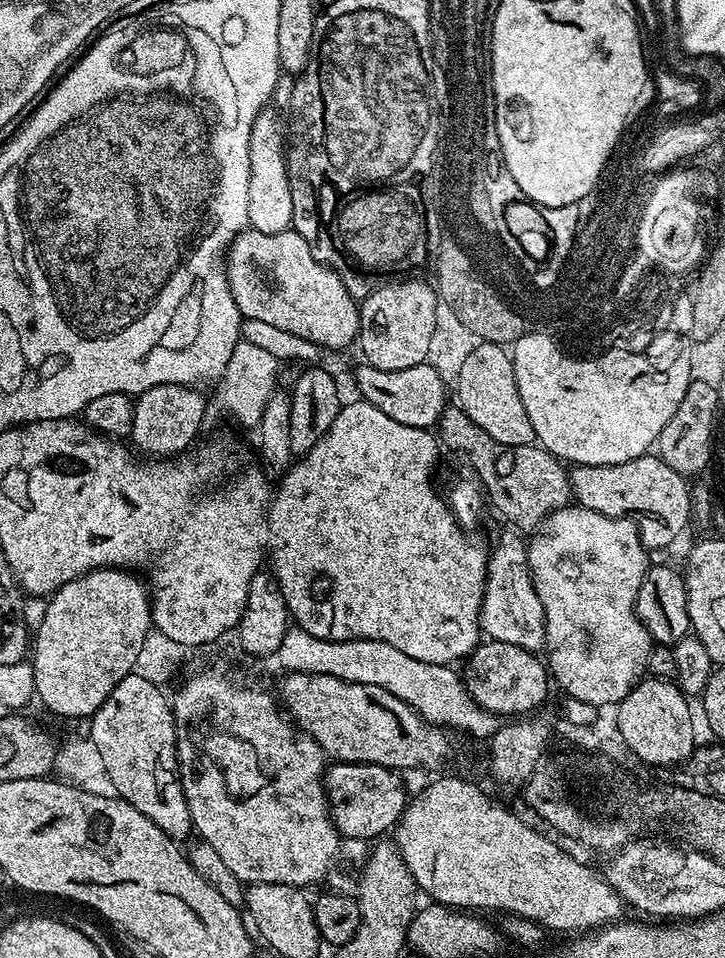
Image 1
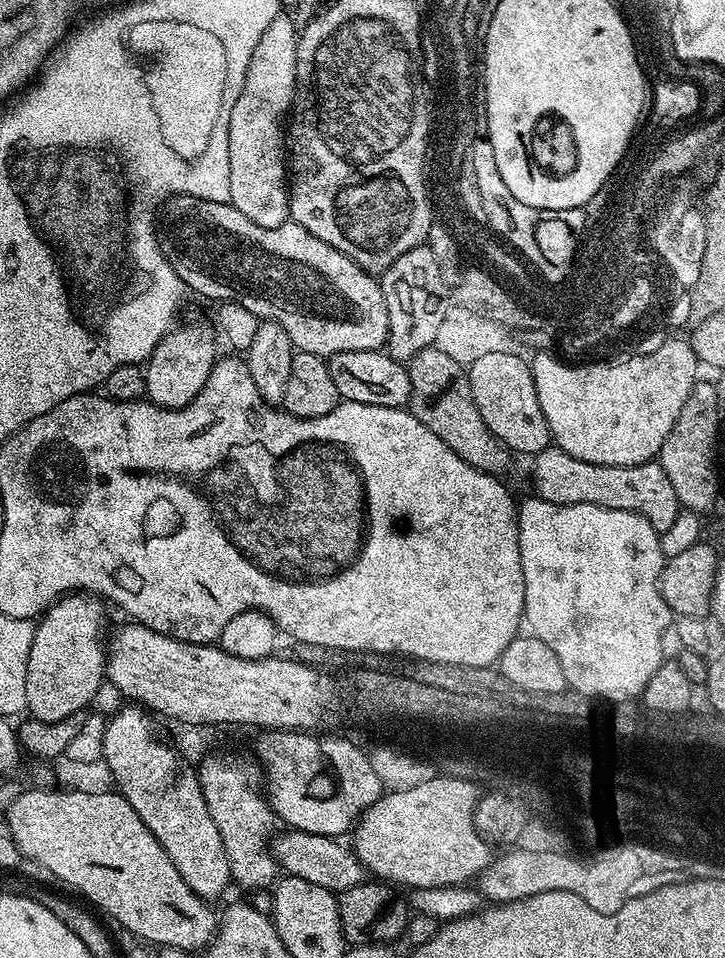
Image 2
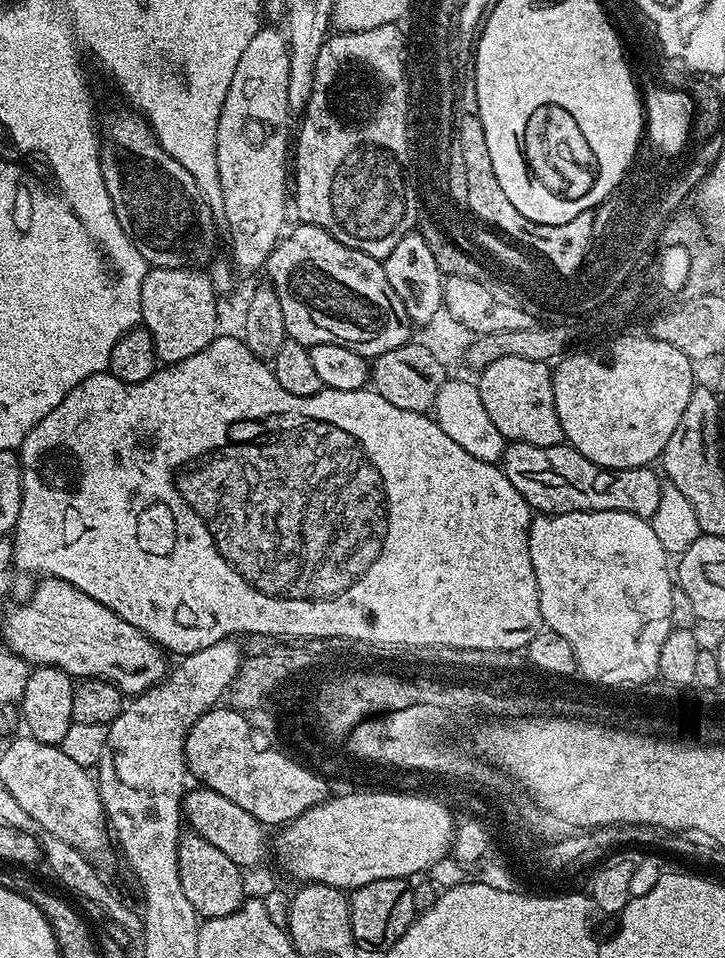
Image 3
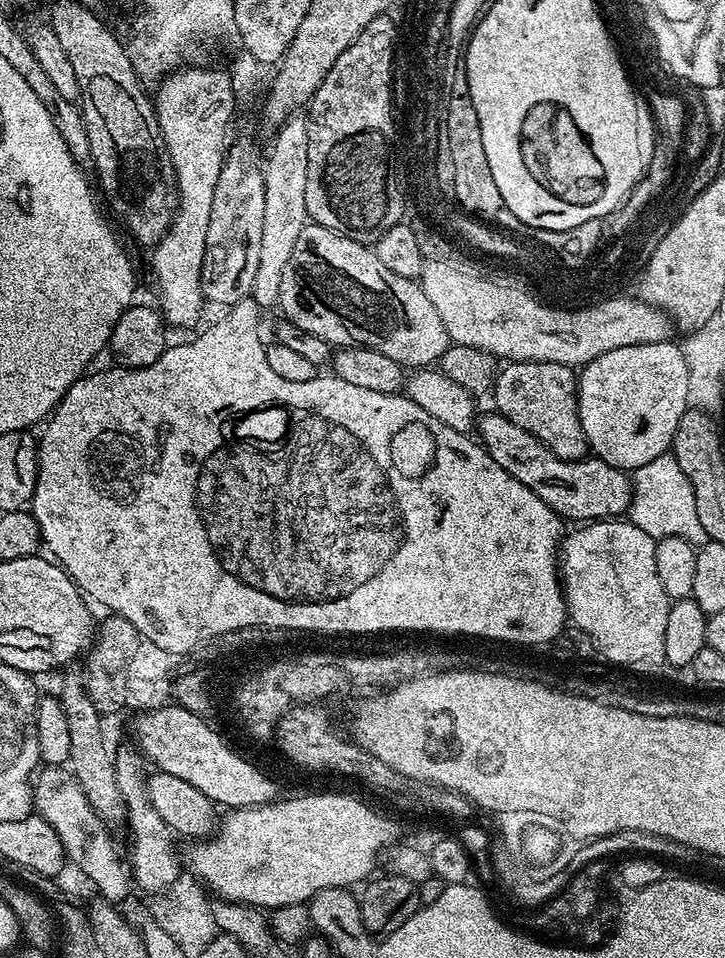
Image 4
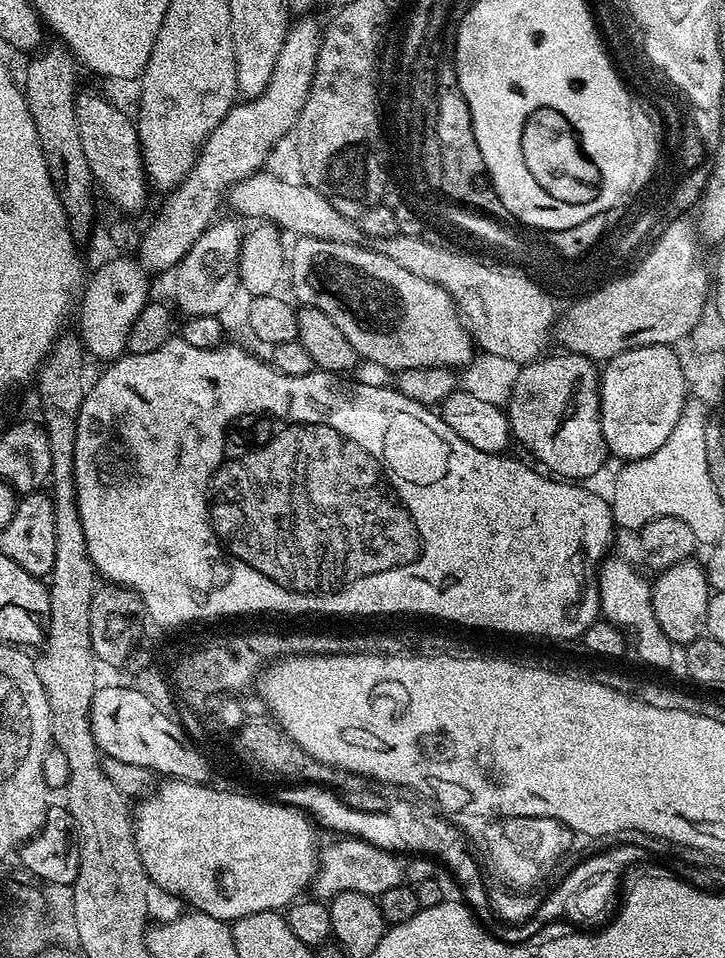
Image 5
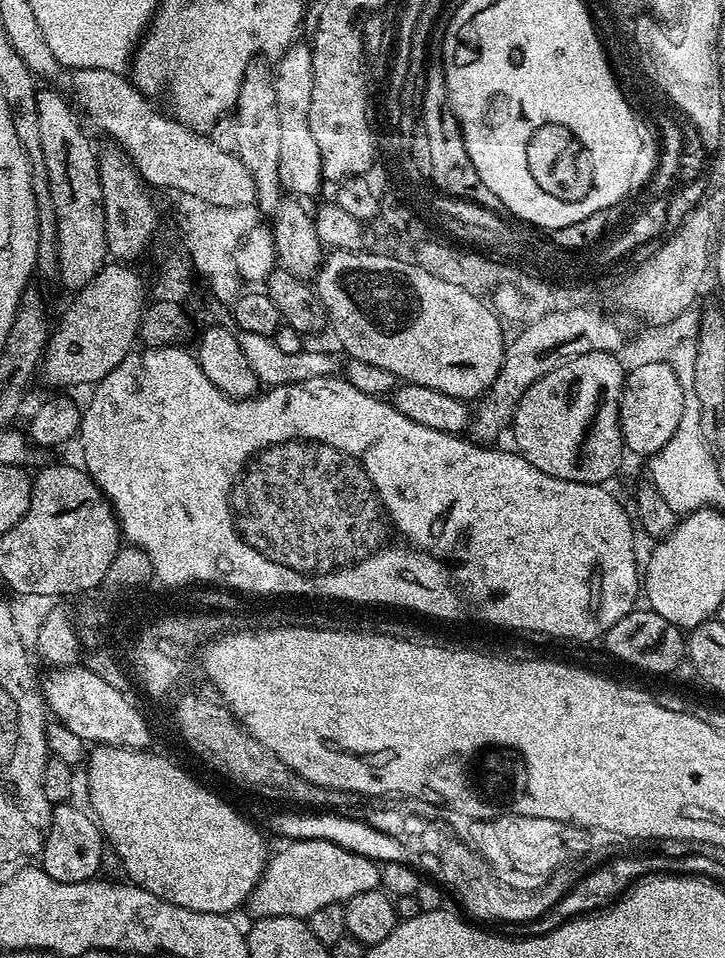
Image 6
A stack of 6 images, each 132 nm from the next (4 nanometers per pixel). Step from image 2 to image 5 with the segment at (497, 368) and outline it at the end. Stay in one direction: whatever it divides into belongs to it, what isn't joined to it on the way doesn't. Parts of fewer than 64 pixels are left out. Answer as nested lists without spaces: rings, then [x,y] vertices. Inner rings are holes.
[[[567,350],[560,353],[561,356],[541,355],[532,363],[521,367],[506,405],[508,424],[512,427],[515,443],[520,443],[541,469],[547,470],[553,477],[569,482],[588,482],[603,466],[604,459],[609,459],[610,456],[600,421],[601,369],[584,355]]]

